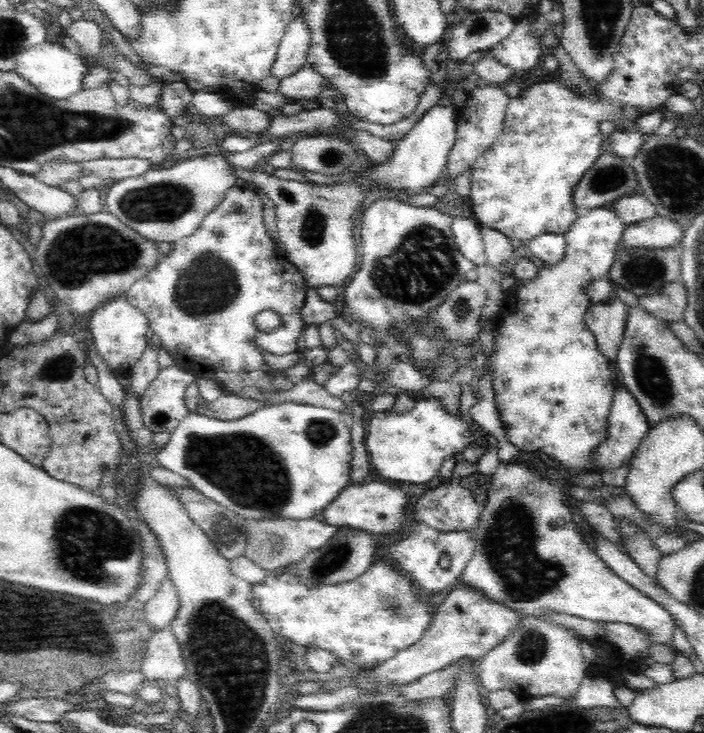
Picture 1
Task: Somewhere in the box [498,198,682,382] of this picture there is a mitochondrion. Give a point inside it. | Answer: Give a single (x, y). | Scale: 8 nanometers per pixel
(642, 271)

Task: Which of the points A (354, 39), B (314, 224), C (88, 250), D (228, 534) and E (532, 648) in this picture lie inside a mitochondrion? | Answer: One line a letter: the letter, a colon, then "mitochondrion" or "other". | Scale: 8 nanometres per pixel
A: mitochondrion
B: mitochondrion
C: mitochondrion
D: mitochondrion
E: mitochondrion

